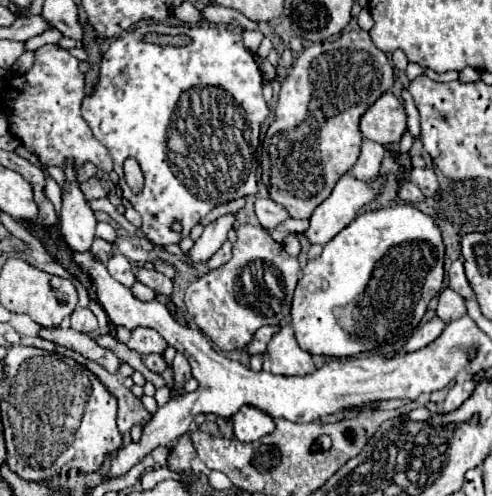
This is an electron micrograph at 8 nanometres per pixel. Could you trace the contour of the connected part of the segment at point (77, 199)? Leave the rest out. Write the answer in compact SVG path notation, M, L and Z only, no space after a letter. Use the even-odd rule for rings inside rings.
M72 163L64 167L66 185L62 187L62 223L60 233L72 251L88 251L94 239L96 219L88 201L84 199Z

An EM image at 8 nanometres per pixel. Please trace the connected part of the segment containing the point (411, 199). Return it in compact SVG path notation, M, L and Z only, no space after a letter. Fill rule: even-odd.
M404 181L404 183L400 185L400 189L398 189L398 197L404 199L404 201L408 201L408 203L420 203L420 201L424 199L422 191L420 191L414 183L410 183L410 181Z

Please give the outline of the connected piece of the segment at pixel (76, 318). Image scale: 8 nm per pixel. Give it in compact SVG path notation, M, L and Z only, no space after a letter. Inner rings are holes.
M78 307L78 309L74 309L74 313L72 313L72 329L82 331L82 333L88 333L88 335L96 333L96 331L98 331L96 315L94 315L88 307L84 307L84 309Z

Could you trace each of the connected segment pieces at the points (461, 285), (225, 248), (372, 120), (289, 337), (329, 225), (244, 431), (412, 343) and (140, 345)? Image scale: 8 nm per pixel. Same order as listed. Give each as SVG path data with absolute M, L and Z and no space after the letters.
M460 259L454 261L452 267L450 267L450 271L448 271L448 285L450 285L452 291L460 293L464 299L474 297L474 291L472 291L470 283L468 283L468 279L466 279L466 275L464 275L464 265L462 265Z
M226 241L218 253L214 253L210 259L208 259L208 269L216 269L220 265L224 265L228 259L232 257L232 243Z
M384 93L360 119L364 139L380 145L398 143L406 131L406 111L394 93Z
M284 323L280 333L268 343L264 353L264 371L274 375L308 375L314 369L312 355L298 347L292 325Z
M348 173L342 175L342 177L338 179L332 195L330 195L324 203L320 203L320 205L316 207L316 211L312 213L310 225L308 225L308 229L304 231L306 239L308 239L310 243L326 245L326 243L328 243L330 239L334 239L344 227L348 227L348 223L352 223L352 219L356 217L356 211L358 211L360 207L364 207L366 203L370 203L370 201L380 193L380 187L382 187L382 177L378 177L378 179L372 181L372 183L364 183L364 181L354 179L354 177L348 175Z
M240 407L240 411L232 417L234 421L234 435L238 441L250 443L274 431L274 419L260 411L258 407Z
M436 315L436 317L432 317L428 323L424 323L424 325L420 325L416 331L414 331L414 335L410 337L410 341L402 347L402 353L410 353L410 351L418 351L418 349L422 349L422 347L426 347L428 343L432 343L440 333L442 333L442 329L444 329L444 321Z
M136 327L126 345L130 349L138 351L140 355L144 355L144 353L164 353L164 349L166 349L166 341L160 337L160 333L152 331L148 327Z

